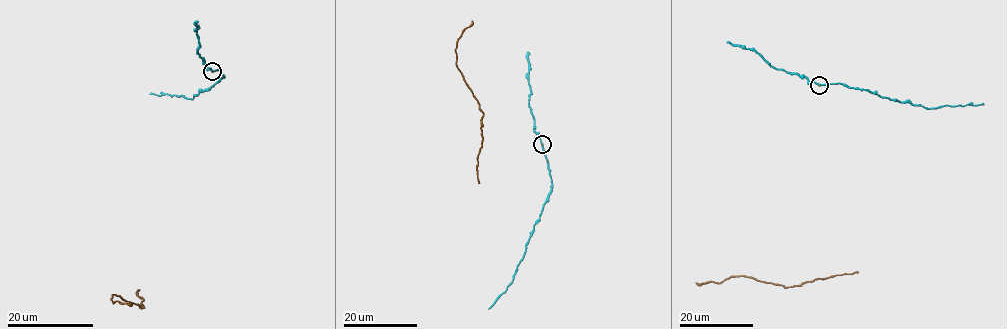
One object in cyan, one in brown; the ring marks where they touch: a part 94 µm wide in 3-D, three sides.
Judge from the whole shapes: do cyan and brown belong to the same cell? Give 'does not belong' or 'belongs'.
belongs

